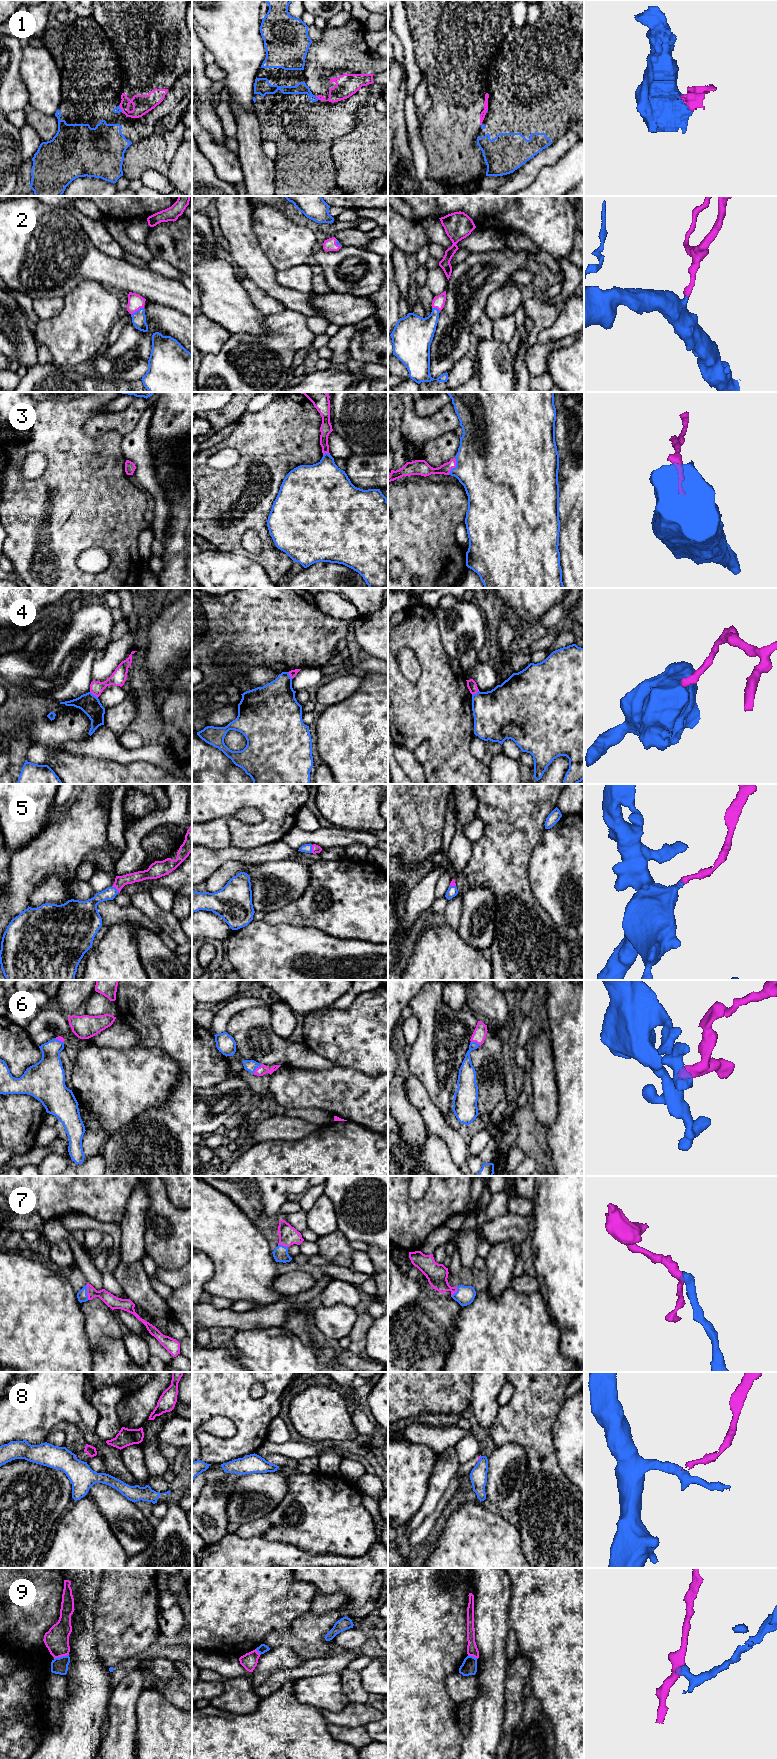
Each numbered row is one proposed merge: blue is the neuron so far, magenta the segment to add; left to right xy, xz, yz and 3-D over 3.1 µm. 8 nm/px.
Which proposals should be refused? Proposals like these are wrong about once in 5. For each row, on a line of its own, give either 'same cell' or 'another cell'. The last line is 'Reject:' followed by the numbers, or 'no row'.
1: another cell
2: same cell
3: same cell
4: another cell
5: same cell
6: same cell
7: same cell
8: another cell
9: another cell
Reject: 1, 4, 8, 9

